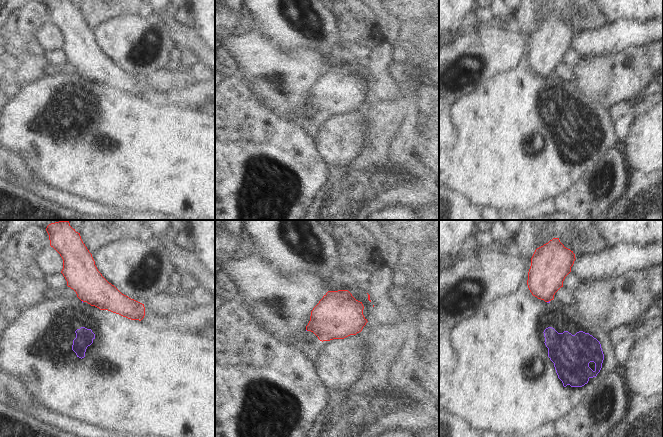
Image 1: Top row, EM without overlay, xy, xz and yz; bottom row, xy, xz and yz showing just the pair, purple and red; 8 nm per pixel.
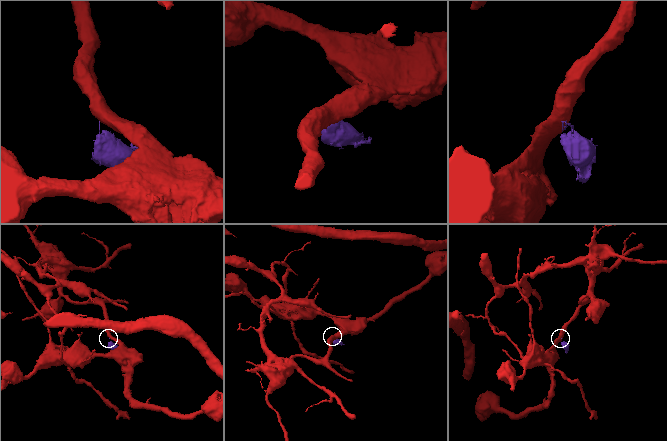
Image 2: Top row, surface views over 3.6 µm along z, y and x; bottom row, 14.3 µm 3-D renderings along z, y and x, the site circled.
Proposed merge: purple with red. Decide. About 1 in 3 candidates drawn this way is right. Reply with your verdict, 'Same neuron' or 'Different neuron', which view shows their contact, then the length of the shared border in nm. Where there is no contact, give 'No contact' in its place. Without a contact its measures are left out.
Different neuron. Touches purple in yz. Shared border 30 nm

